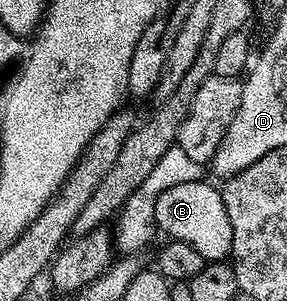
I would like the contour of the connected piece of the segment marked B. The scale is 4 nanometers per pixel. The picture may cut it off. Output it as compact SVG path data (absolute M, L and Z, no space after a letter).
M201 178L194 182L182 182L178 186L170 186L162 194L158 194L158 202L154 206L154 218L157 229L165 232L168 240L186 242L202 254L205 262L220 262L229 255L228 219L221 189L207 184Z

